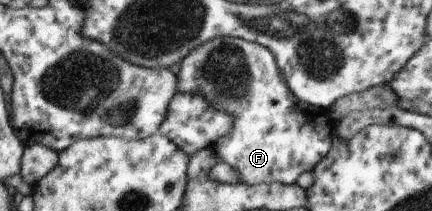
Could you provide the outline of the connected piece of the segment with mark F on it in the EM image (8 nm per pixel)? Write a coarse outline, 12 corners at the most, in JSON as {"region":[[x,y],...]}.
{"region":[[222,36],[178,93],[232,115],[210,151],[240,184],[296,184],[331,111],[292,93],[268,47]]}

